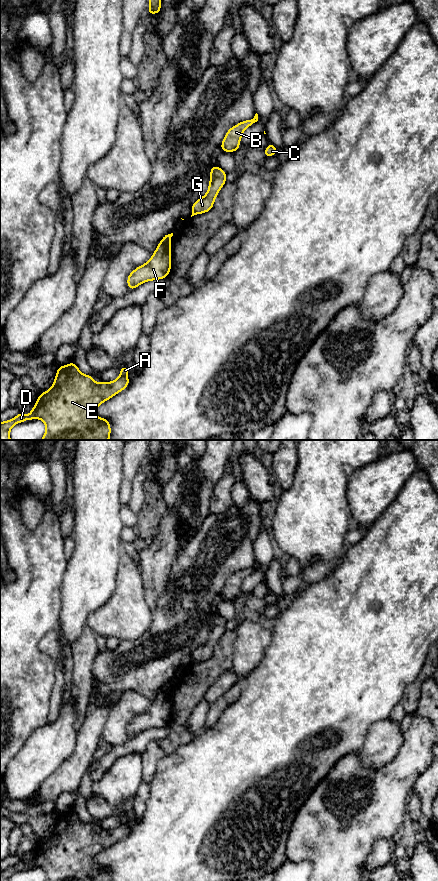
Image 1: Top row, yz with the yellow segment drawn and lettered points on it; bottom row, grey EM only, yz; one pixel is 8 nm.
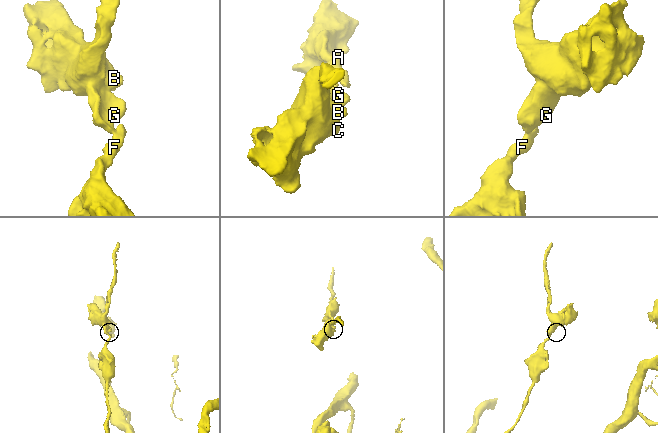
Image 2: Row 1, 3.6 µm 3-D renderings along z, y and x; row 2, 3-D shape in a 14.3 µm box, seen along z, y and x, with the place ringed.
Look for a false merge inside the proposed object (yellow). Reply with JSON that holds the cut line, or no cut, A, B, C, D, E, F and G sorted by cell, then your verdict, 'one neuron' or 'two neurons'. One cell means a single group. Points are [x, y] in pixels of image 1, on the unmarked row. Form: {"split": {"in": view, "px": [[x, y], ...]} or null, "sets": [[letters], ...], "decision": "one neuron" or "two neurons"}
{"split": {"in": "yz", "px": [[169, 687], [162, 689]]}, "sets": [["A", "D", "E", "F"], ["B", "C", "G"]], "decision": "two neurons"}

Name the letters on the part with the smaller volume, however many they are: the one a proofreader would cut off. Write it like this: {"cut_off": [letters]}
{"cut_off": ["A", "D", "E", "F"]}

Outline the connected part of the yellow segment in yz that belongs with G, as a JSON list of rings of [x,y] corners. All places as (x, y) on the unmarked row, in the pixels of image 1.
[[[211,614],[208,640],[191,653],[191,665],[206,661],[212,657],[218,641],[226,629],[226,620],[219,614]]]

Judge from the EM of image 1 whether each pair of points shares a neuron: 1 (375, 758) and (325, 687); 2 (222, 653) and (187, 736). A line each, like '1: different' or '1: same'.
1: different
2: same

